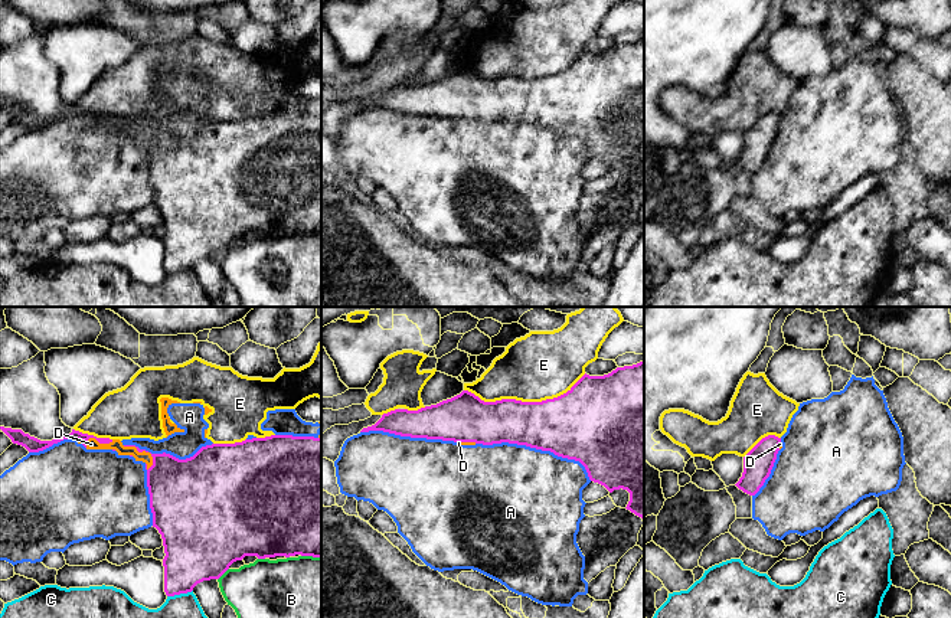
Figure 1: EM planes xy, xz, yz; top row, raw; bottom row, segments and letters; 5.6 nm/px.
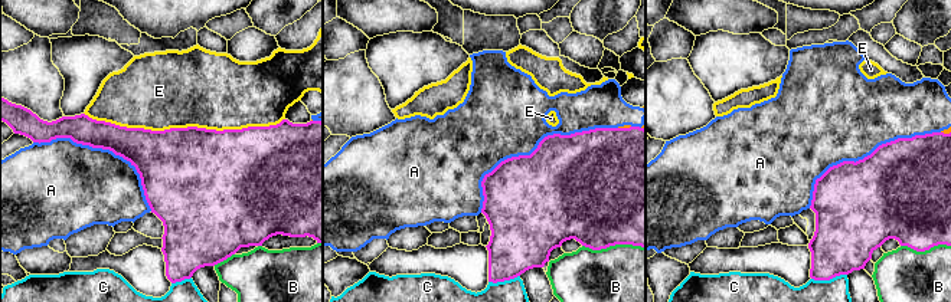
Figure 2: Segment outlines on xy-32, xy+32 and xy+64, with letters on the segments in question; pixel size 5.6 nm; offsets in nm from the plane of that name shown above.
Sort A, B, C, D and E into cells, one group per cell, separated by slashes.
A D / B / C / E

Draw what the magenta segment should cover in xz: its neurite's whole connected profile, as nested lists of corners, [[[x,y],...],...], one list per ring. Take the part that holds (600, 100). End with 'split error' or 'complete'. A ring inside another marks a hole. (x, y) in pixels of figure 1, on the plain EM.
[[[644,37],[617,45],[604,53],[585,50],[566,71],[542,79],[484,79],[463,68],[451,76],[418,88],[395,86],[383,91],[375,102],[360,109],[369,108],[483,122],[509,120],[550,128],[579,138],[589,157],[610,170],[627,167],[630,179],[625,186],[644,199]]]; complete

